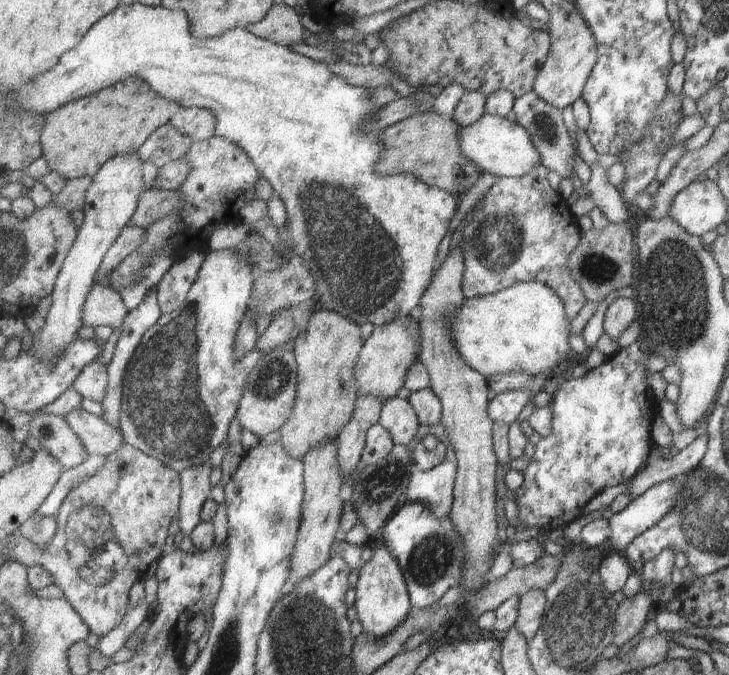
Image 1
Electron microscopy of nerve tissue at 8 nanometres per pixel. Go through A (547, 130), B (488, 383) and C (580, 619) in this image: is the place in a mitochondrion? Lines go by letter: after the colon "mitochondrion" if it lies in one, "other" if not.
A: mitochondrion
B: other
C: mitochondrion

